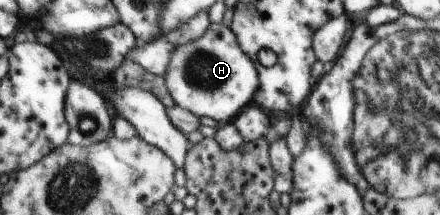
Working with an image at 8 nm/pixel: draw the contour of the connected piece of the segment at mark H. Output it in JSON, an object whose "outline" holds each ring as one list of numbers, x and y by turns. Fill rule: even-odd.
{"outline":[[223,22,210,23,204,36,176,47,164,77,176,105,220,124,233,121,245,106,253,102,254,93,259,88,254,61,242,52,234,32]]}

